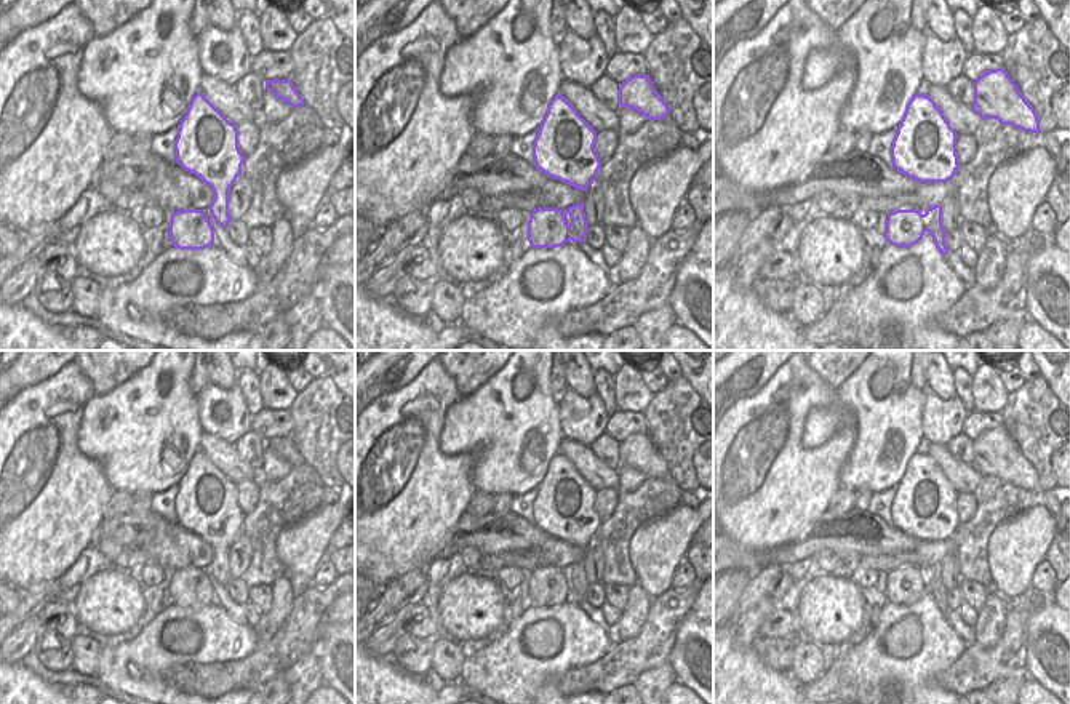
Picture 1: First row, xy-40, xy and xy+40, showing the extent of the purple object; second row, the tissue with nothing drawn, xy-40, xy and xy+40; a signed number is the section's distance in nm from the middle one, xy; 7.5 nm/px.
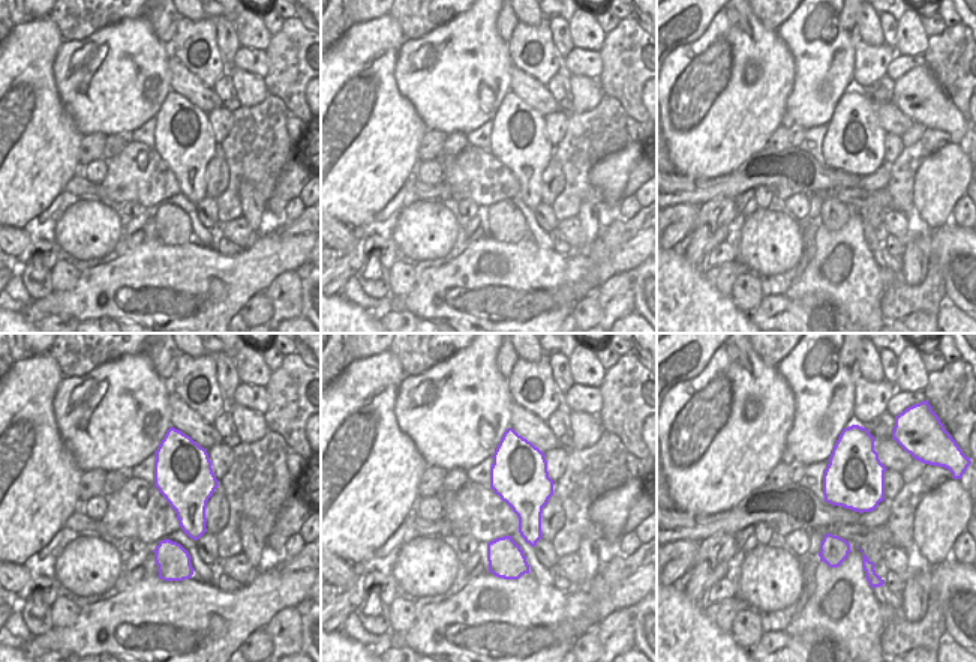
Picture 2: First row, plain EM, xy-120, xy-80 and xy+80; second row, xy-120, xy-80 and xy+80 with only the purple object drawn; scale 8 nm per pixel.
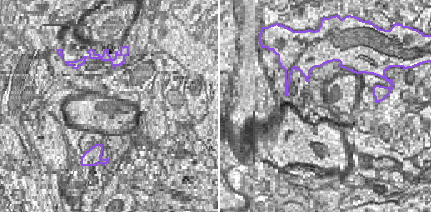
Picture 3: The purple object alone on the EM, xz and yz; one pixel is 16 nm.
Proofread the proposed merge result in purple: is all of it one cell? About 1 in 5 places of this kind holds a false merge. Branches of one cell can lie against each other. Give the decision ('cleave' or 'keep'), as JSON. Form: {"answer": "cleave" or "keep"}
{"answer": "keep"}

